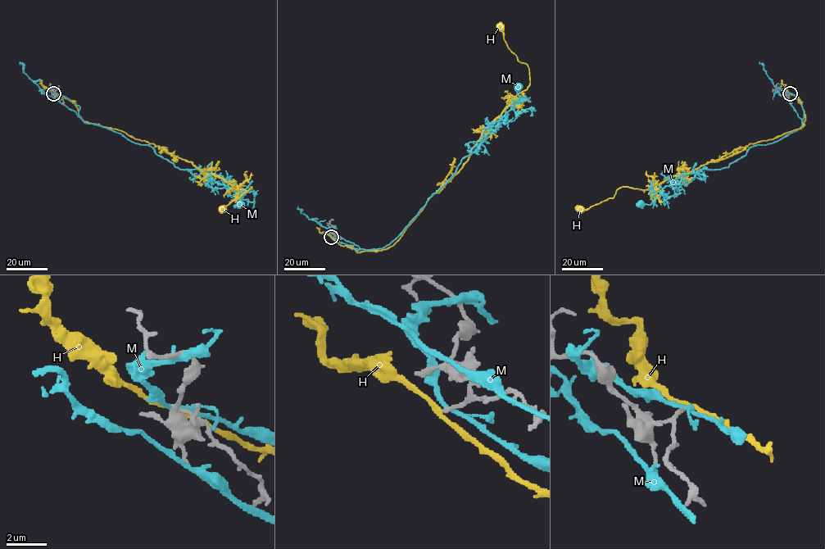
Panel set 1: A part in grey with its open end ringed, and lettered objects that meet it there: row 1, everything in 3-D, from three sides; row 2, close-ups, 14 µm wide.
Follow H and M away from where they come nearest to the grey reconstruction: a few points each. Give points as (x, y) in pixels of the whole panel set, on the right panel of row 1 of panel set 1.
H: (790, 93), (799, 98), (804, 111), (802, 127), (750, 143), (648, 189), (619, 188), (614, 197), (580, 208)
M: (790, 93), (804, 111), (798, 129), (750, 147), (727, 167), (703, 169), (650, 191), (651, 202), (640, 204)

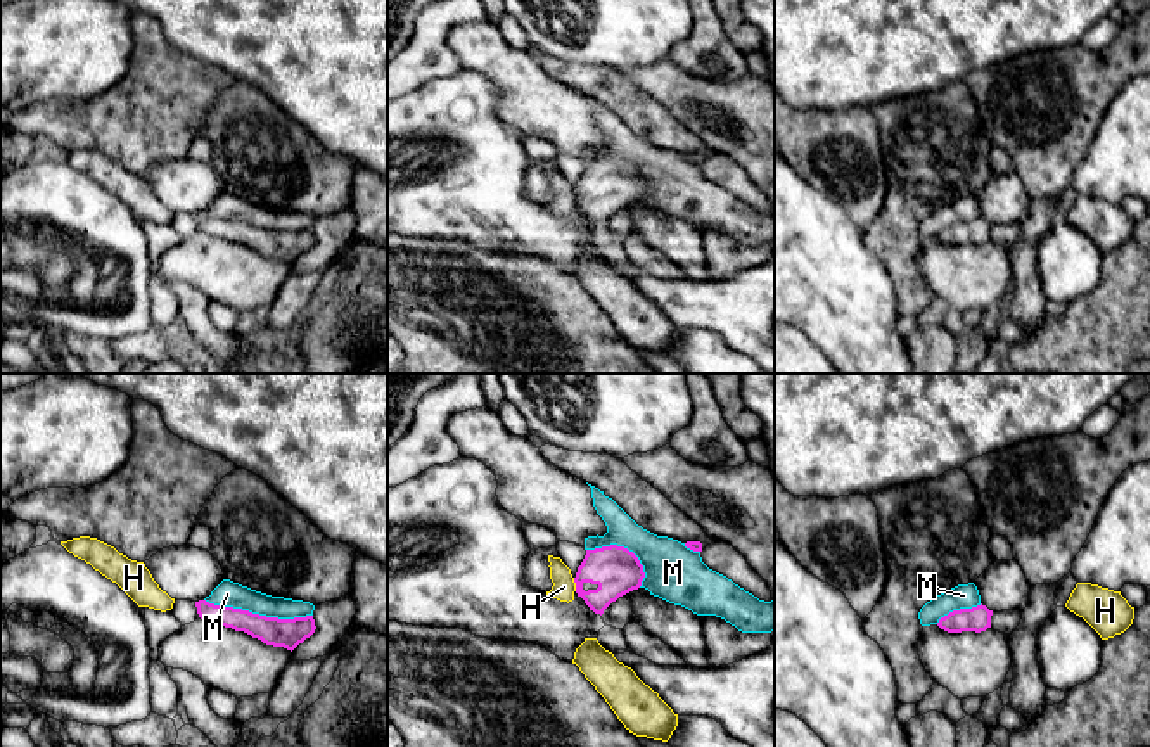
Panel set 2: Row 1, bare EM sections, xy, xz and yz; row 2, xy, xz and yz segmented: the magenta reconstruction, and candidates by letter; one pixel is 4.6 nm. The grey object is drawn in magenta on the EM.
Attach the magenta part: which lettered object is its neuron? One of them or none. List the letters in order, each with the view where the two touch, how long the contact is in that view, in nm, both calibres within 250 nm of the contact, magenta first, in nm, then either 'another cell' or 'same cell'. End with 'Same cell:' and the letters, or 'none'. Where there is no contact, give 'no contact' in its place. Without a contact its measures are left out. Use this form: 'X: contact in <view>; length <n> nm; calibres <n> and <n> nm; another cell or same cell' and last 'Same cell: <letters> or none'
H: contact in xz; length 70 nm; calibres 220 and 110 nm; another cell
M: contact in xy; length 500 nm; calibres 140 and 120 nm; another cell
Same cell: none

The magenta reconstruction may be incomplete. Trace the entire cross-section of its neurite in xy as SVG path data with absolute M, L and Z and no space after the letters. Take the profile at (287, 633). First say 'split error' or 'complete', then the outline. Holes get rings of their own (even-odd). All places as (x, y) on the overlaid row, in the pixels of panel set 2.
complete; M206 600L195 602L195 607L199 617L206 622L244 631L266 645L284 647L291 652L316 629L313 616L294 619L266 617L242 609L220 607Z

